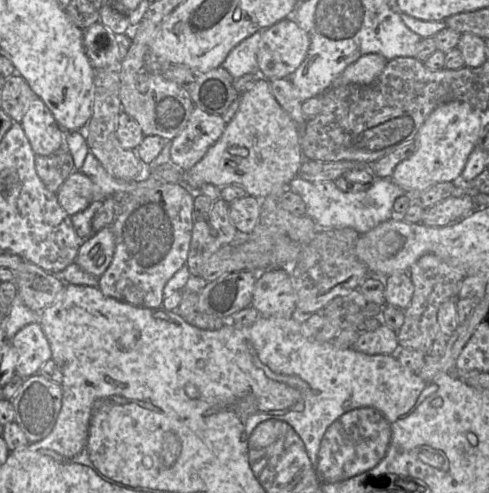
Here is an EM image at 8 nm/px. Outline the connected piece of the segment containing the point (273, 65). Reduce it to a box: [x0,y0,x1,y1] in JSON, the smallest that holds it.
[257,16,309,81]

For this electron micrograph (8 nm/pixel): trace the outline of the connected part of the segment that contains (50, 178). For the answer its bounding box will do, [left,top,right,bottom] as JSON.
[35,140,77,193]

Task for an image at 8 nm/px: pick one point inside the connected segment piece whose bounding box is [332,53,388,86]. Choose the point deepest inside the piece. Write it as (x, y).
(364, 71)

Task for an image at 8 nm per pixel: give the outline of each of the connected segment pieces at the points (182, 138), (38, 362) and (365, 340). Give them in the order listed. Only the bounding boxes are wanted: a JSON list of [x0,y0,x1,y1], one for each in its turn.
[[170,108,227,171],[10,323,51,378],[352,325,399,355]]

